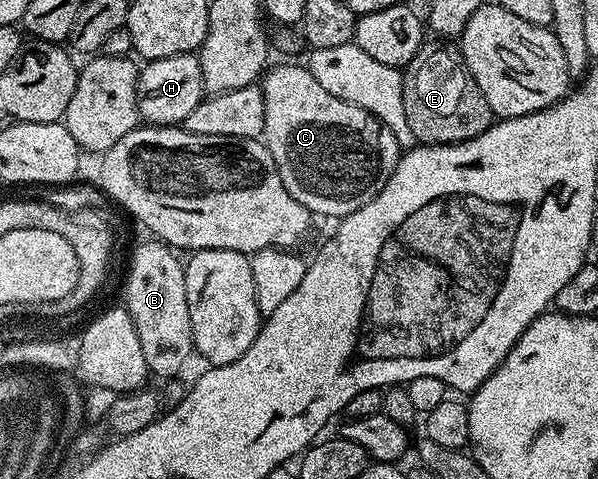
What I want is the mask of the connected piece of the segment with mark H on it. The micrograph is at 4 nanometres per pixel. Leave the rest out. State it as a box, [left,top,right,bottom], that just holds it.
[138,53,206,126]

